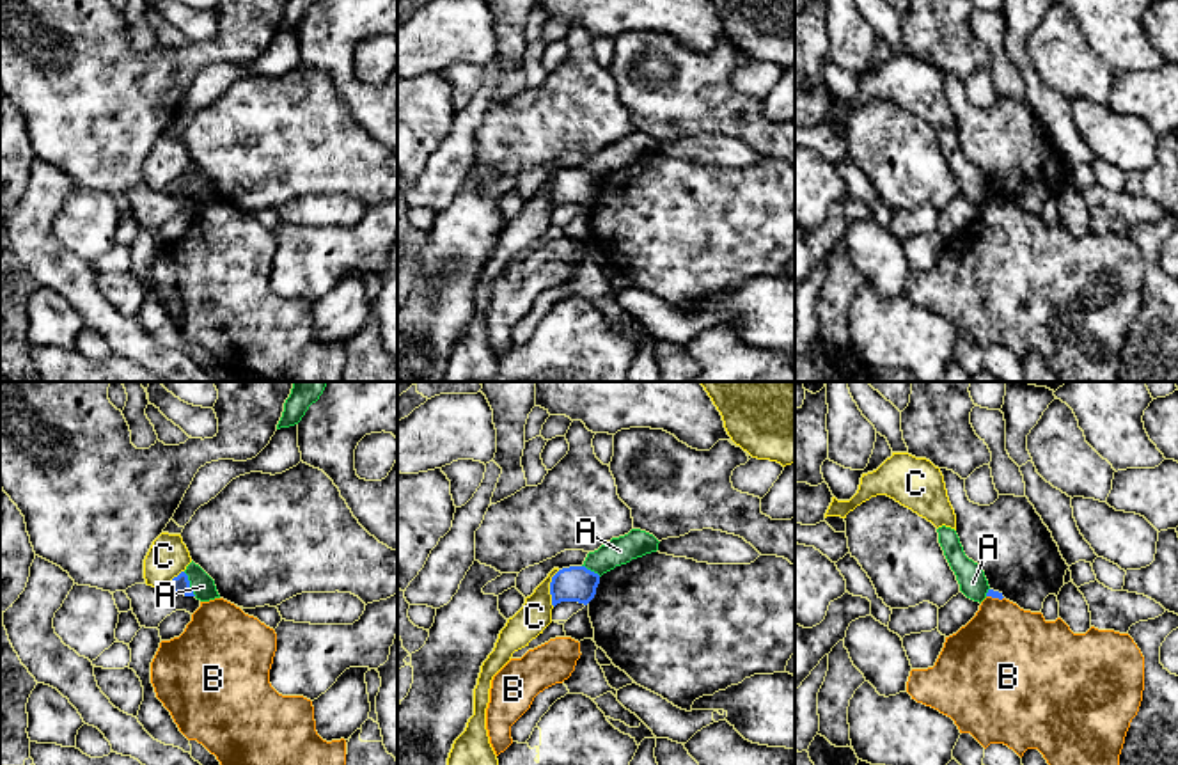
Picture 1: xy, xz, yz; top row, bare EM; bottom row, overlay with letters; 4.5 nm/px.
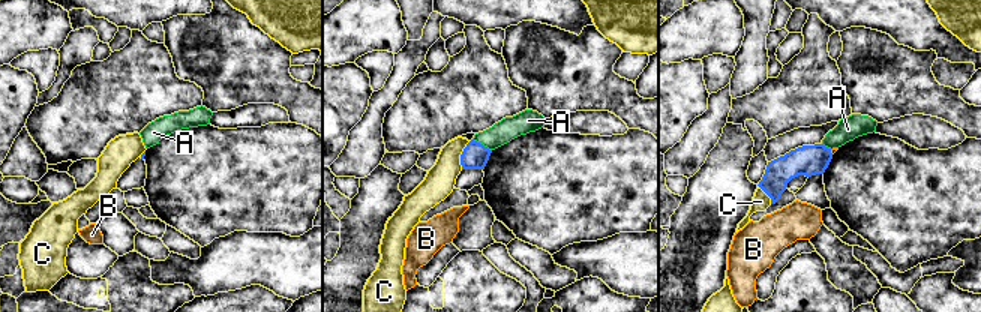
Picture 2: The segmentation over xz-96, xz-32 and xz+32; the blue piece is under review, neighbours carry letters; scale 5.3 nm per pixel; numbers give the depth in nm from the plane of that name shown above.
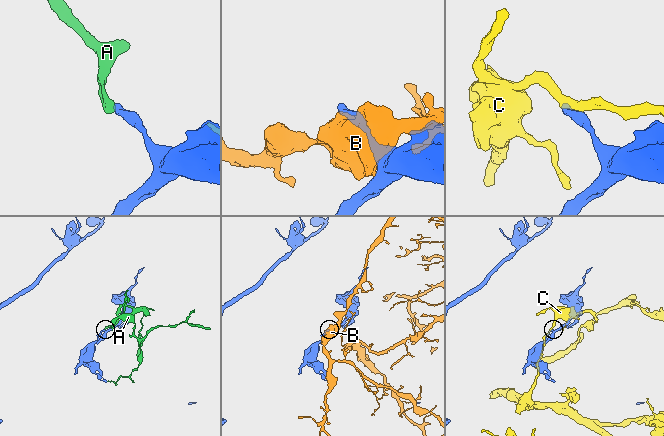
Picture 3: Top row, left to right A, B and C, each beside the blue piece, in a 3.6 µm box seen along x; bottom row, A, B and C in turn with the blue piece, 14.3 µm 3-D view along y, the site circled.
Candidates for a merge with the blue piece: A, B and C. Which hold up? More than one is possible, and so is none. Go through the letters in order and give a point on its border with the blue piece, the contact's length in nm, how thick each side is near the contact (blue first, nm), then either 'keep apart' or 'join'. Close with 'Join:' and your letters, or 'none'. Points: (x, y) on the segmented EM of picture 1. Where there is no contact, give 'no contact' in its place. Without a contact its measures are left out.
A: xy (188, 584) | 130 nm | 80/110 nm | keep apart
B: yz (996, 597) | 80 nm | 40/400 nm | keep apart
C: xz (550, 588) | 170 nm | 160/150 nm | keep apart
Join: none

